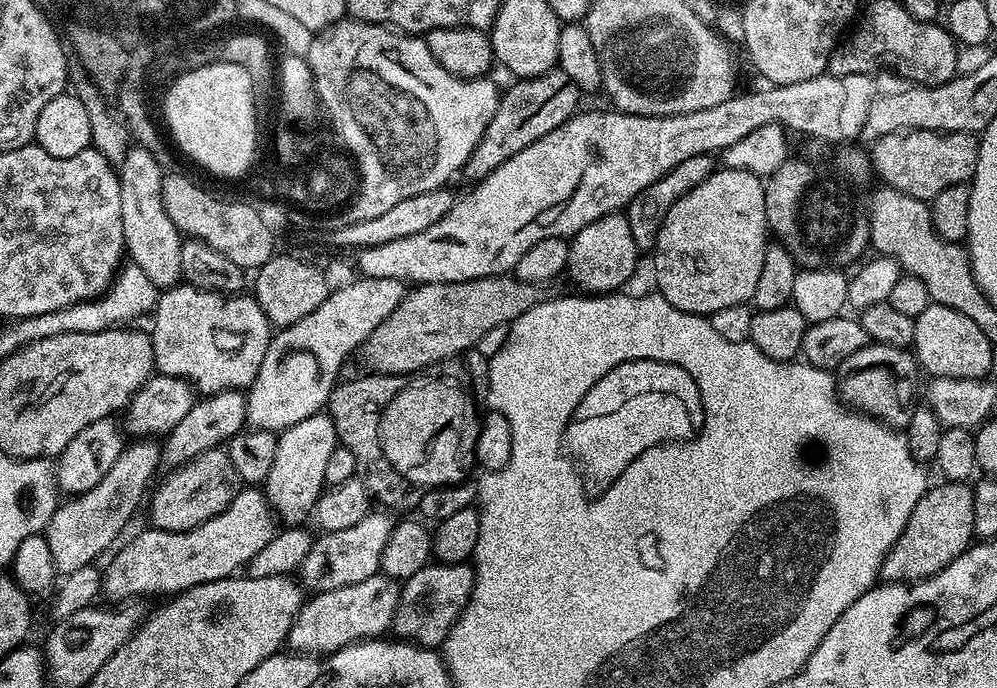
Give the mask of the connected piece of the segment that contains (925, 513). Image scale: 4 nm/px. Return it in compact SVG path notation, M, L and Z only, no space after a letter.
M968 482L933 483L928 491L918 498L918 506L910 514L904 533L894 542L880 567L879 579L884 582L915 582L929 580L938 574L954 558L971 548L974 530L973 485Z

